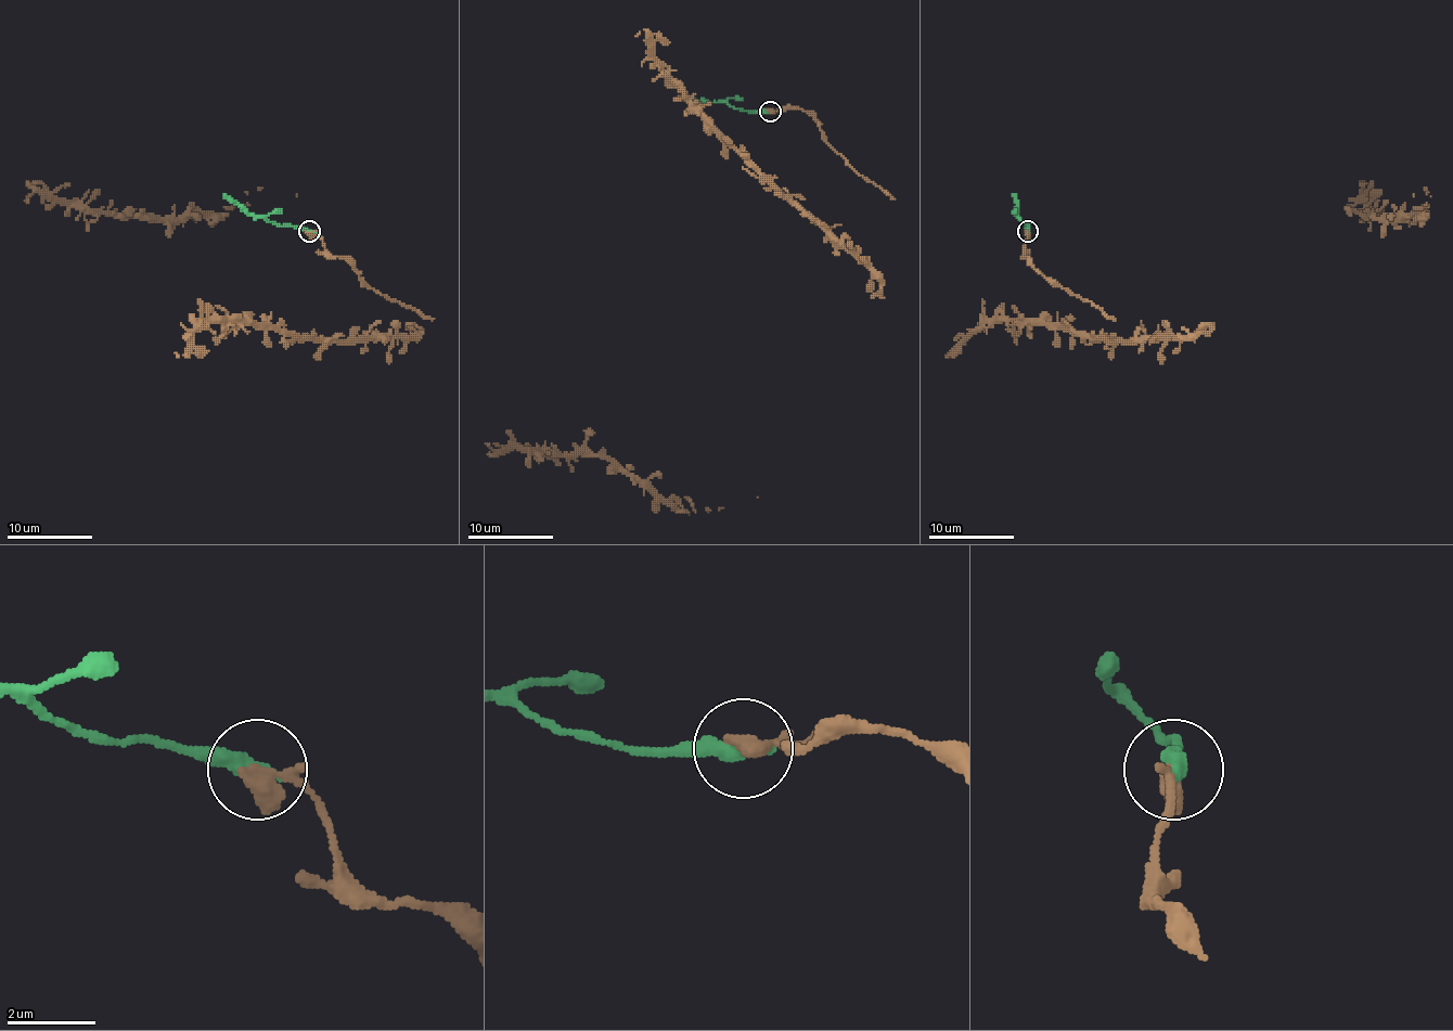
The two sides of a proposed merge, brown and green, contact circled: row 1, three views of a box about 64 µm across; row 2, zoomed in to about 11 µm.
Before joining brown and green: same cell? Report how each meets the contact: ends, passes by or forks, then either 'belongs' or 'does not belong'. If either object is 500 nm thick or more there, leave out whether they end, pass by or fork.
brown ends | green ends | belongs

